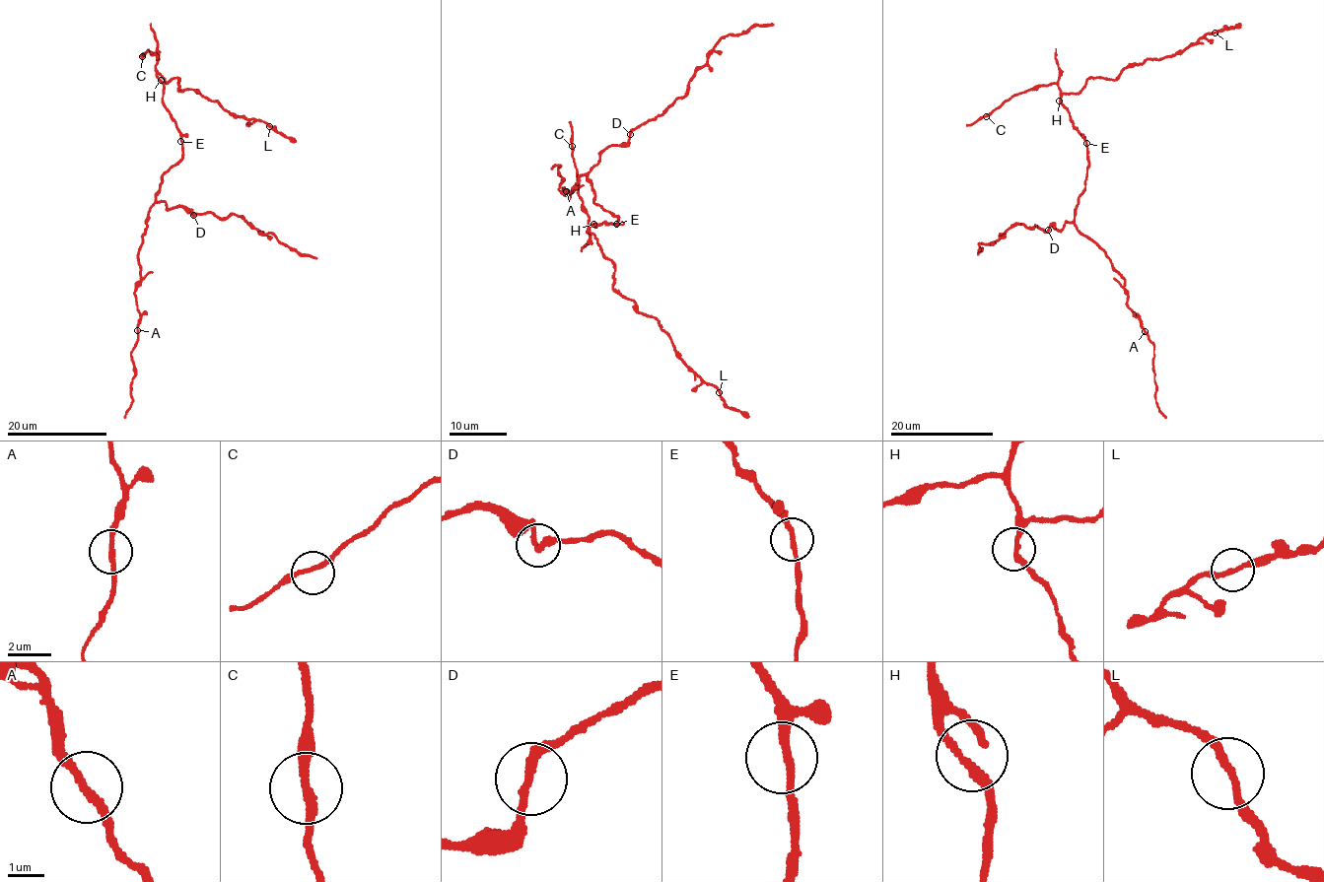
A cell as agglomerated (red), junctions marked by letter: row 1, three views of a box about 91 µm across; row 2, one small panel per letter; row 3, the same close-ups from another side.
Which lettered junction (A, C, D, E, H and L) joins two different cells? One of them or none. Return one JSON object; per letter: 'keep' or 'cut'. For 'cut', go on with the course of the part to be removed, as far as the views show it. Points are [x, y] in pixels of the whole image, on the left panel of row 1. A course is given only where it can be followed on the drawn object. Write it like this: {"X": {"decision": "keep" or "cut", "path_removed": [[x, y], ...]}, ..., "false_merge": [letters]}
{"A": {"decision": "keep"}, "C": {"decision": "keep"}, "D": {"decision": "keep"}, "E": {"decision": "keep"}, "H": {"decision": "keep"}, "L": {"decision": "keep"}, "false_merge": []}

